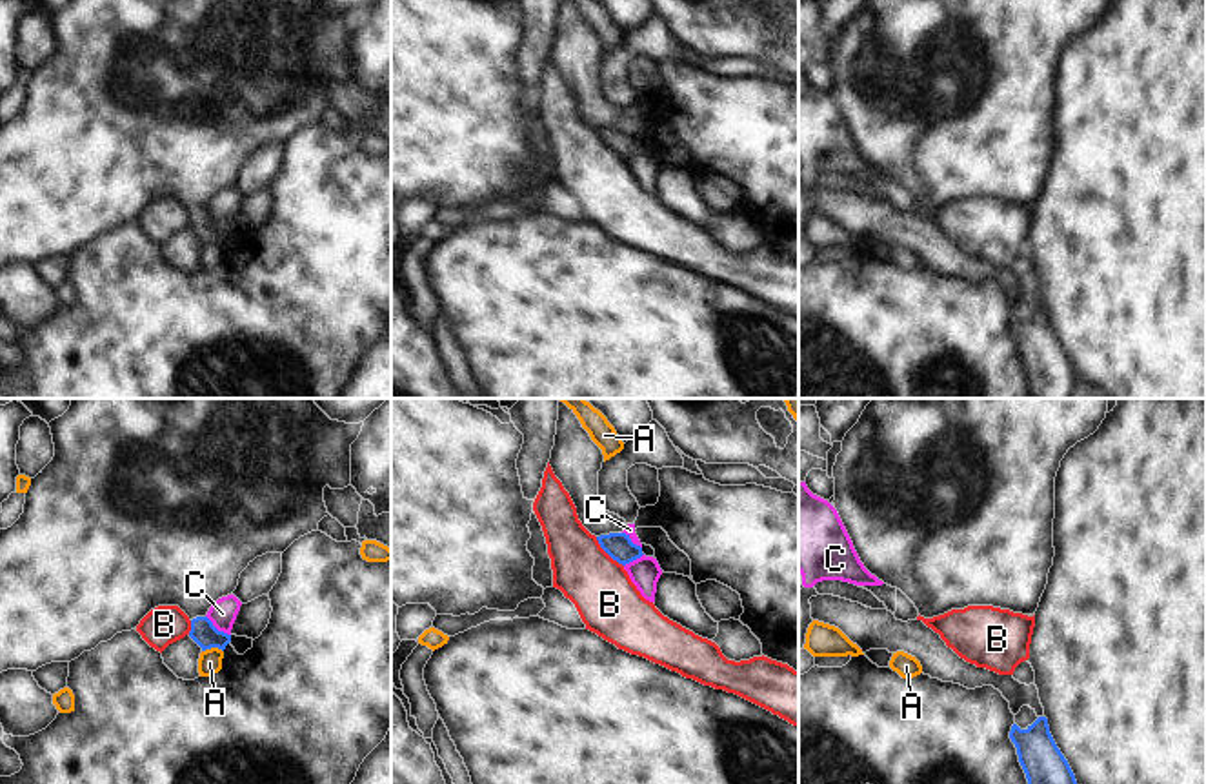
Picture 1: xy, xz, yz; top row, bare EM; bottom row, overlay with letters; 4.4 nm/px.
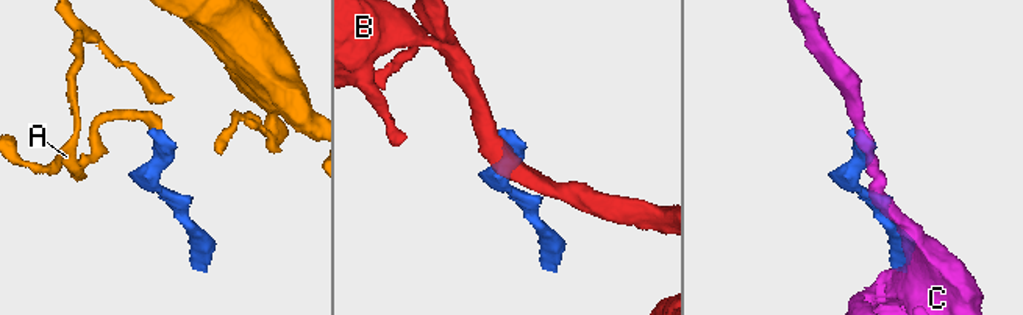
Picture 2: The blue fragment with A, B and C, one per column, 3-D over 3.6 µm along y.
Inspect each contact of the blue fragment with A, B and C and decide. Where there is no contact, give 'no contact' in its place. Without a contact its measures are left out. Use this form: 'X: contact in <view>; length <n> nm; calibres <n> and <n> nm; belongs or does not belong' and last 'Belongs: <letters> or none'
A: contact in xy; length 100 nm; calibres 110 and 110 nm; does not belong
B: contact in xz; length 180 nm; calibres 120 and 280 nm; does not belong
C: contact in xy; length 140 nm; calibres 110 and 120 nm; does not belong
Belongs: none

